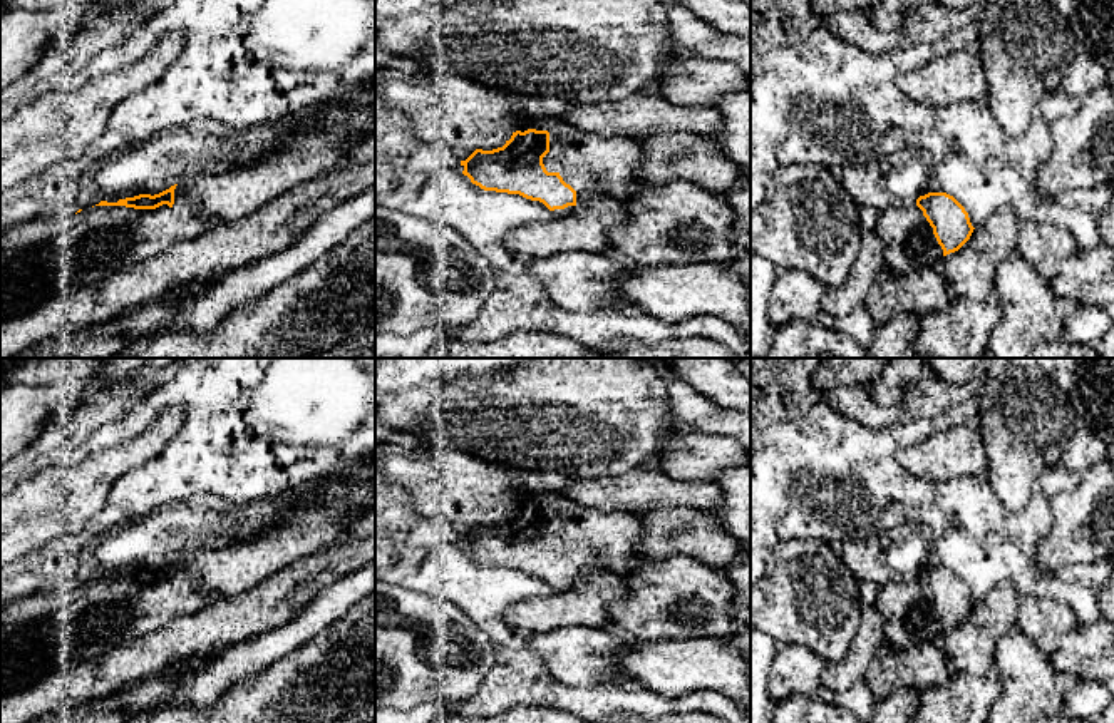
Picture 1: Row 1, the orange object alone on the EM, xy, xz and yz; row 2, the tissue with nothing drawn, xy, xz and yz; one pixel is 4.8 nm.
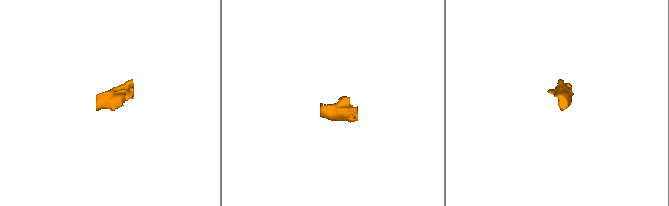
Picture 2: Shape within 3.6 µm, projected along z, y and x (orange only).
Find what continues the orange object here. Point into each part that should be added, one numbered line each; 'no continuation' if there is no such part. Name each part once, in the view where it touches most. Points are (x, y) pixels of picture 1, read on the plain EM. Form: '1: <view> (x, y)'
1: xz (590, 538)

